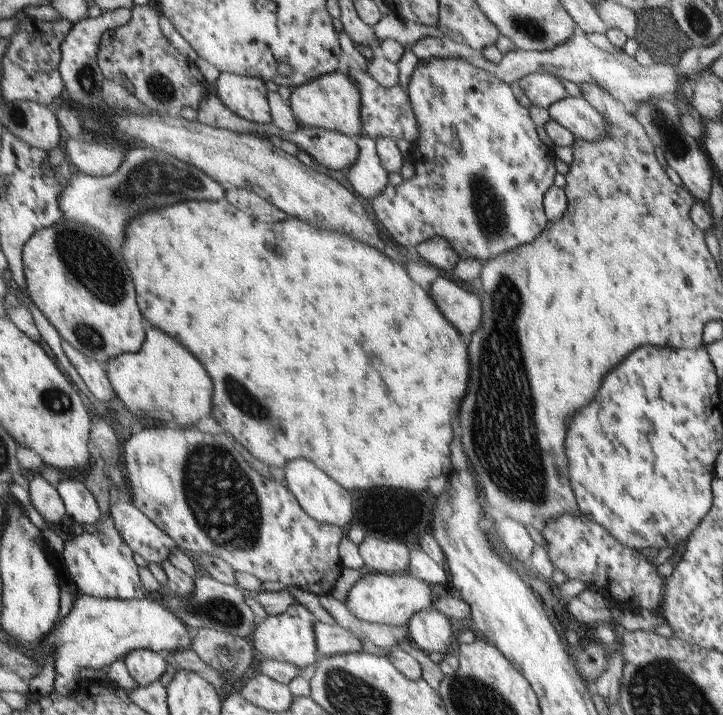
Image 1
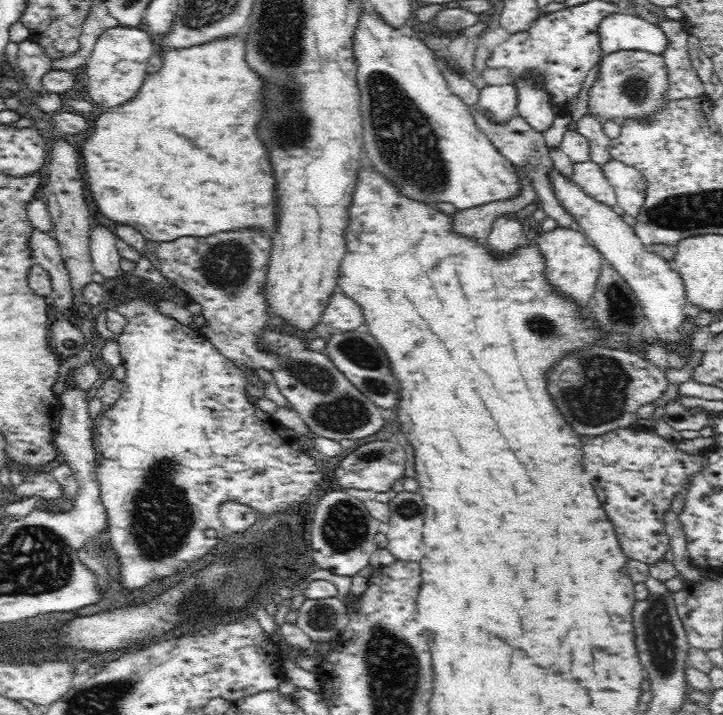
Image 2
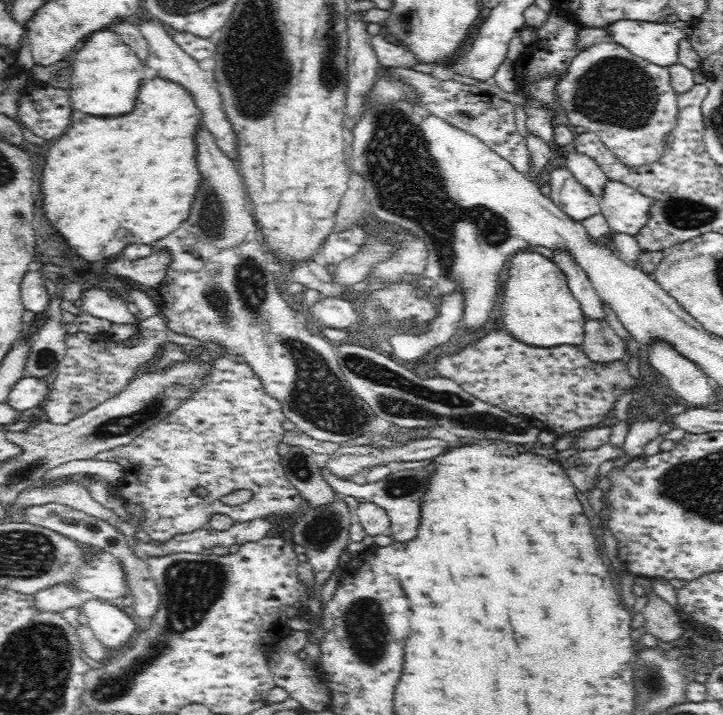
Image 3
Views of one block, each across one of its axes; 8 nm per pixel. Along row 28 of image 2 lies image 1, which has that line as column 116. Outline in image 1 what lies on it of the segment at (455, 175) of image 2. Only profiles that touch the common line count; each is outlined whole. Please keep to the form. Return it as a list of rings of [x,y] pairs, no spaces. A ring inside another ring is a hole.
[[[157,328],[149,330],[139,352],[123,353],[111,359],[106,370],[119,404],[136,418],[189,428],[213,412],[213,382],[207,370],[187,348]]]

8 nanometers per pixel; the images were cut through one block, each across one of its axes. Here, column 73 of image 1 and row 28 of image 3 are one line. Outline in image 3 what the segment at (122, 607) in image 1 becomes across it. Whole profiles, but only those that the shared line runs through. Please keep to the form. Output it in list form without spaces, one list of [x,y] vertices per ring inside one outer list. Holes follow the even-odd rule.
[[[620,20],[618,23],[614,23],[606,28],[610,31],[607,39],[621,44],[633,55],[661,67],[671,67],[673,64],[678,63],[678,42],[682,38],[688,39],[688,35],[693,33],[692,29],[694,26],[692,26],[691,22],[680,20],[674,22],[674,24],[667,24],[664,20],[650,23]]]

